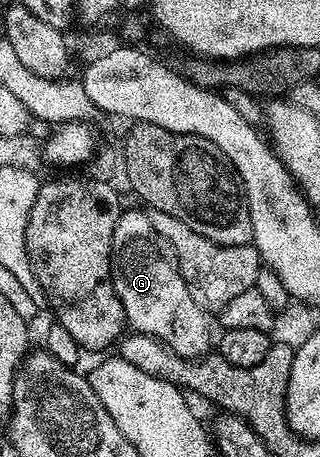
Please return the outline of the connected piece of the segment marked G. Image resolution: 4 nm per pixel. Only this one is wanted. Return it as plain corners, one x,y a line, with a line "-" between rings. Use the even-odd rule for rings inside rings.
125,208
121,212
118,223
114,227
114,239
112,240
112,286
118,295
118,299
124,308
125,322
135,332
145,333
156,337
159,341
169,345
178,355
183,357
203,357
213,348
214,333
208,326
209,314
190,299
190,291
186,287
186,279
182,279
182,271
178,267
178,259
174,255
174,247
150,223
148,213
139,213
136,209

